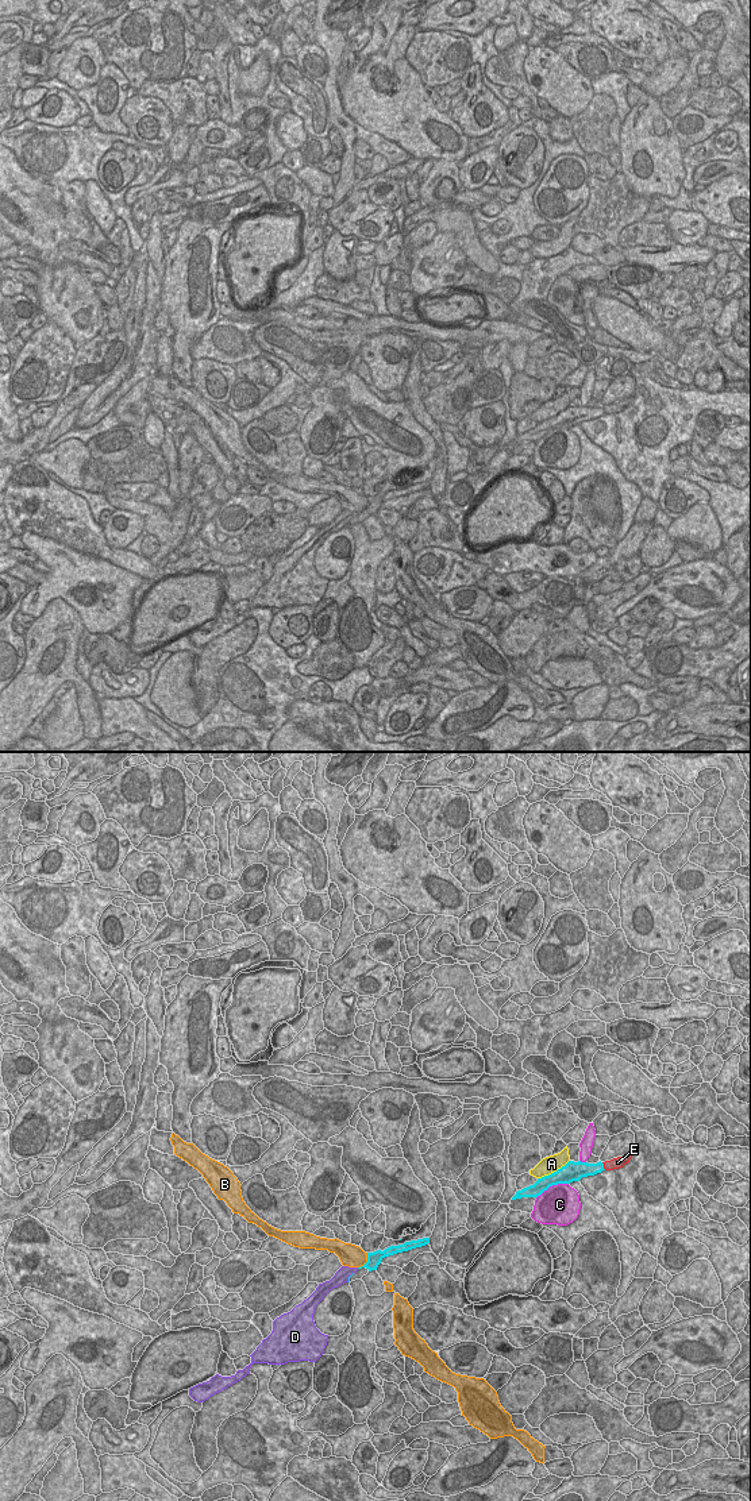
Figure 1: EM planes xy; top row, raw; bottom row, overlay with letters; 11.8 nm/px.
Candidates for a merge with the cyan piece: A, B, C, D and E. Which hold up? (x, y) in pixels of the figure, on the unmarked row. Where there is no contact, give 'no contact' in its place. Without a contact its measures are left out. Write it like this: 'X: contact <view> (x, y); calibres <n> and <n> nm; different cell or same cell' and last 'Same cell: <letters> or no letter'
A: contact xy (554, 416); calibres 220 and 200 nm; different cell
B: contact xy (368, 505); calibres 160 and 280 nm; different cell
C: contact xy (551, 429); calibres 220 and 480 nm; different cell
D: contact xy (349, 521); calibres 30 and 160 nm; same cell
E: contact xy (603, 411); calibres 190 and 130 nm; different cell
Same cell: D

